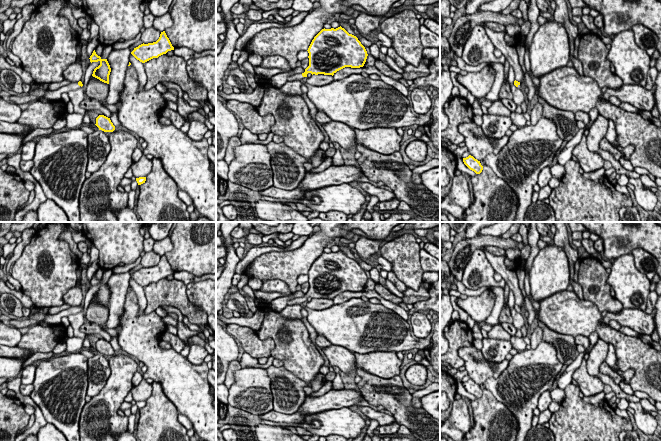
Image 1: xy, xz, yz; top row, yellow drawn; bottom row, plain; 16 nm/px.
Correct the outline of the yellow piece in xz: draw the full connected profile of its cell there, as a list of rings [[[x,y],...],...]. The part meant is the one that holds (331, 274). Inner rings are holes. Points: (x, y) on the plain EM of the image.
[[[341,250],[336,253],[322,253],[307,275],[309,290],[304,297],[289,300],[288,305],[301,305],[308,297],[333,300],[345,291],[360,292],[364,290],[368,280],[358,262]]]

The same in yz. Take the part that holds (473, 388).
[[[471,379],[463,382],[463,386],[470,394],[474,395],[476,398],[480,398],[483,394],[483,390],[481,389],[480,385]]]

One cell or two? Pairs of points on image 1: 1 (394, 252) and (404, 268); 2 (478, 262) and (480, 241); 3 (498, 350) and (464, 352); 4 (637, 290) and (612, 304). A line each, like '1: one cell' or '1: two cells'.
1: one cell
2: two cells
3: two cells
4: two cells

